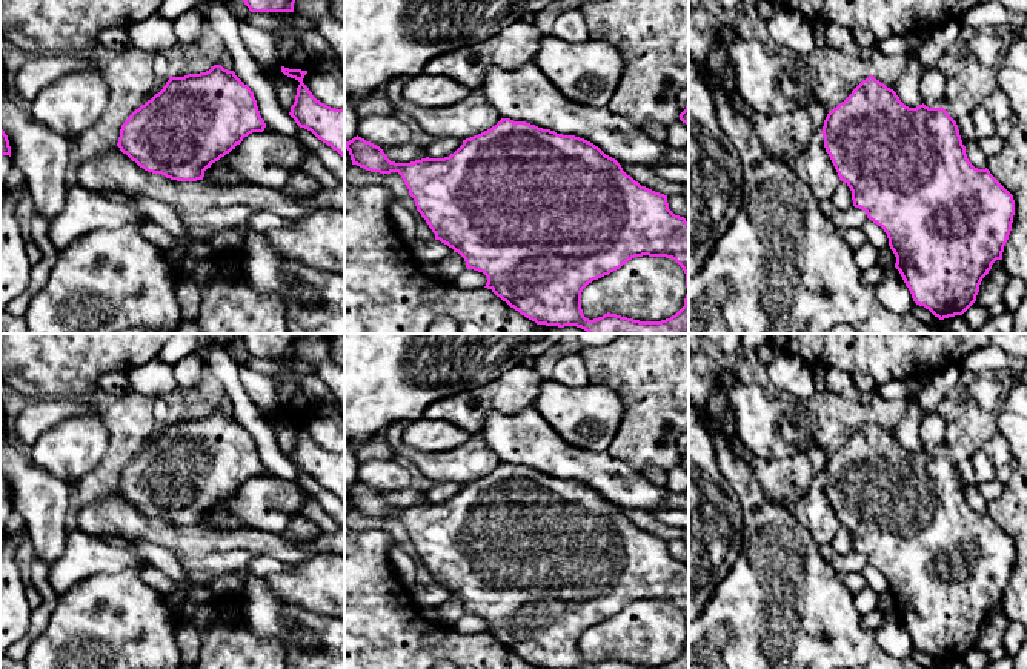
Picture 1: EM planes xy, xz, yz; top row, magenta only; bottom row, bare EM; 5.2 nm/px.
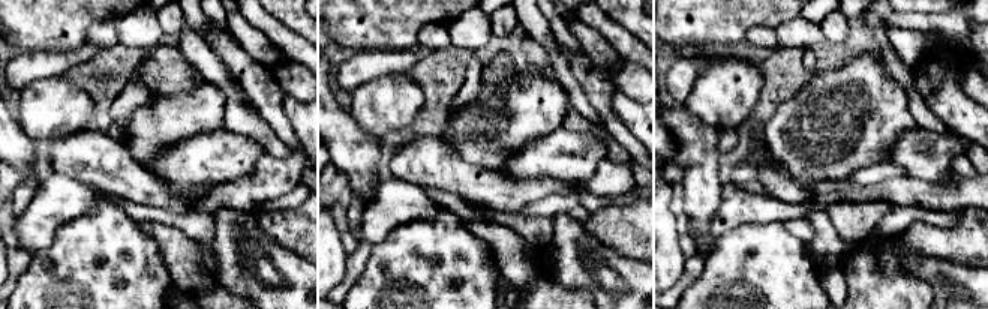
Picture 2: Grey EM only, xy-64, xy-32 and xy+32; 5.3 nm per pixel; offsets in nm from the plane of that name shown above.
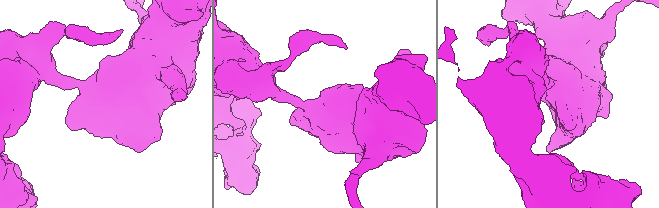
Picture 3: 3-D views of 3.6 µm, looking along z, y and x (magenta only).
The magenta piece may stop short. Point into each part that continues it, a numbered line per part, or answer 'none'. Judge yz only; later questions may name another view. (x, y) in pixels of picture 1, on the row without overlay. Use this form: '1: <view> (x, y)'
none

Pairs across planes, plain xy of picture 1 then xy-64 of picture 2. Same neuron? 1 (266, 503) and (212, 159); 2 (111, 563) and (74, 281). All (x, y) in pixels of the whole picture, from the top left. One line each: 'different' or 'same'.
1: same
2: different

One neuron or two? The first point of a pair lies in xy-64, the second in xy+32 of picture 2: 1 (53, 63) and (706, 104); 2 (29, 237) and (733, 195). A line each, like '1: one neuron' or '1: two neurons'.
1: two neurons
2: one neuron

